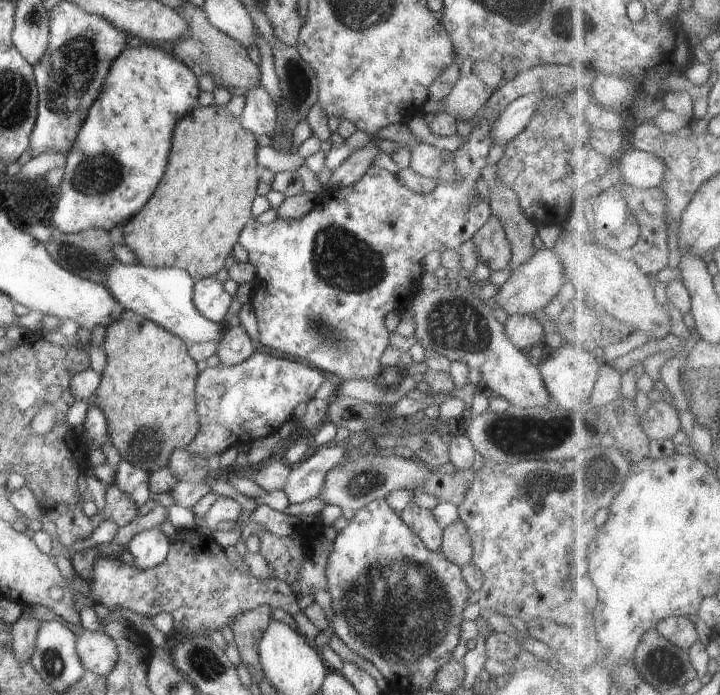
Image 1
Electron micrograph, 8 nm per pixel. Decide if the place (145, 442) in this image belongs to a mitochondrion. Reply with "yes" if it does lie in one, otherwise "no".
yes

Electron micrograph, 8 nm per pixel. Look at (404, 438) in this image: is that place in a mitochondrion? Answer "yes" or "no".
no

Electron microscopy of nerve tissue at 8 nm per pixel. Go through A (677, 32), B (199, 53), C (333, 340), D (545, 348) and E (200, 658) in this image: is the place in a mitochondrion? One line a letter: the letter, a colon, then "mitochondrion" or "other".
A: other
B: mitochondrion
C: mitochondrion
D: other
E: mitochondrion

